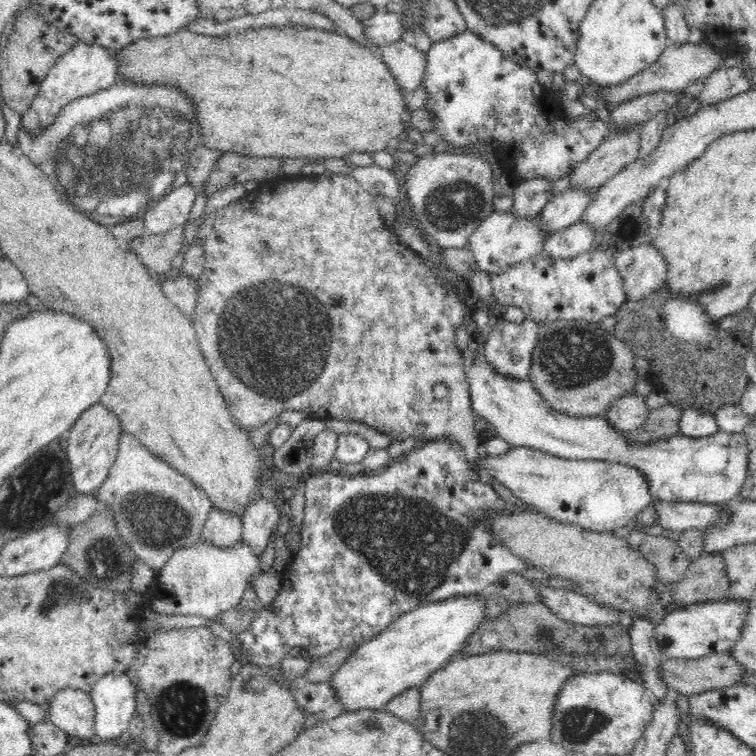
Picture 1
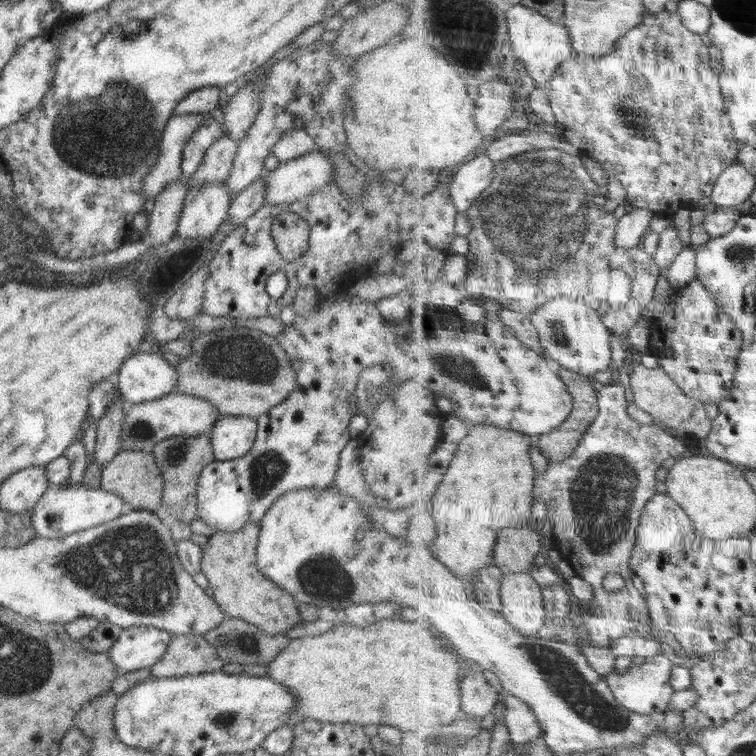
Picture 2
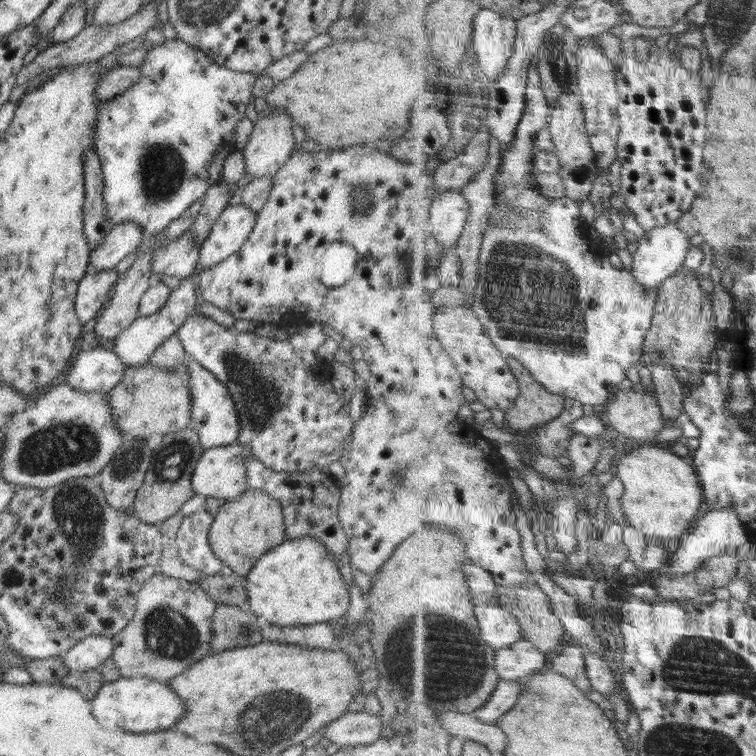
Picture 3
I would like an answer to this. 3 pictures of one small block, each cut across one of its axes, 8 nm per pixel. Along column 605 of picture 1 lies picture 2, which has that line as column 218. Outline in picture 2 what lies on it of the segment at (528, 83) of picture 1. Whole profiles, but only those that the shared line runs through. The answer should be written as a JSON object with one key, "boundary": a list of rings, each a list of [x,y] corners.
{"boundary":[[[208,117],[194,134],[186,141],[182,151],[181,169],[184,178],[192,177],[192,174],[198,170],[202,164],[204,155],[212,143],[225,133],[220,127],[220,122],[214,117]]]}

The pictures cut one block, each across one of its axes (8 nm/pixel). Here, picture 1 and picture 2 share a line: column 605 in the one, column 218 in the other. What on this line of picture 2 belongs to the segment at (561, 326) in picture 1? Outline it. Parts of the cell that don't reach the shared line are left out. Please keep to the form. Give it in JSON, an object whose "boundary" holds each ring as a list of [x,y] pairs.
{"boundary":[[[234,323],[217,331],[200,331],[200,336],[194,338],[190,345],[190,354],[180,356],[180,362],[174,366],[178,374],[176,391],[207,401],[218,415],[258,418],[283,402],[296,387],[296,373],[282,345],[278,344],[276,337],[251,326]]]}

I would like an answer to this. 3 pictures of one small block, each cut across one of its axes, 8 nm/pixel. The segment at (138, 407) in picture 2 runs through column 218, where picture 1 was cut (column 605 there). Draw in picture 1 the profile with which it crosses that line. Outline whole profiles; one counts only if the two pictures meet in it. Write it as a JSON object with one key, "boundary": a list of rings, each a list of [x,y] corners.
{"boundary":[[[633,393],[617,399],[604,416],[616,431],[626,434],[643,426],[650,412],[645,398]]]}

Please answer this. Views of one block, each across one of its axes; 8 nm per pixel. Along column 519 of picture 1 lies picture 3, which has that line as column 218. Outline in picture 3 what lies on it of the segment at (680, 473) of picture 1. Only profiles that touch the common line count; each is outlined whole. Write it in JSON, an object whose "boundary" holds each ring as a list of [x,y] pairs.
{"boundary":[[[188,355],[188,374],[190,374],[191,421],[190,428],[197,433],[199,444],[205,449],[234,445],[238,437],[238,418],[232,396],[205,366],[200,365]]]}

